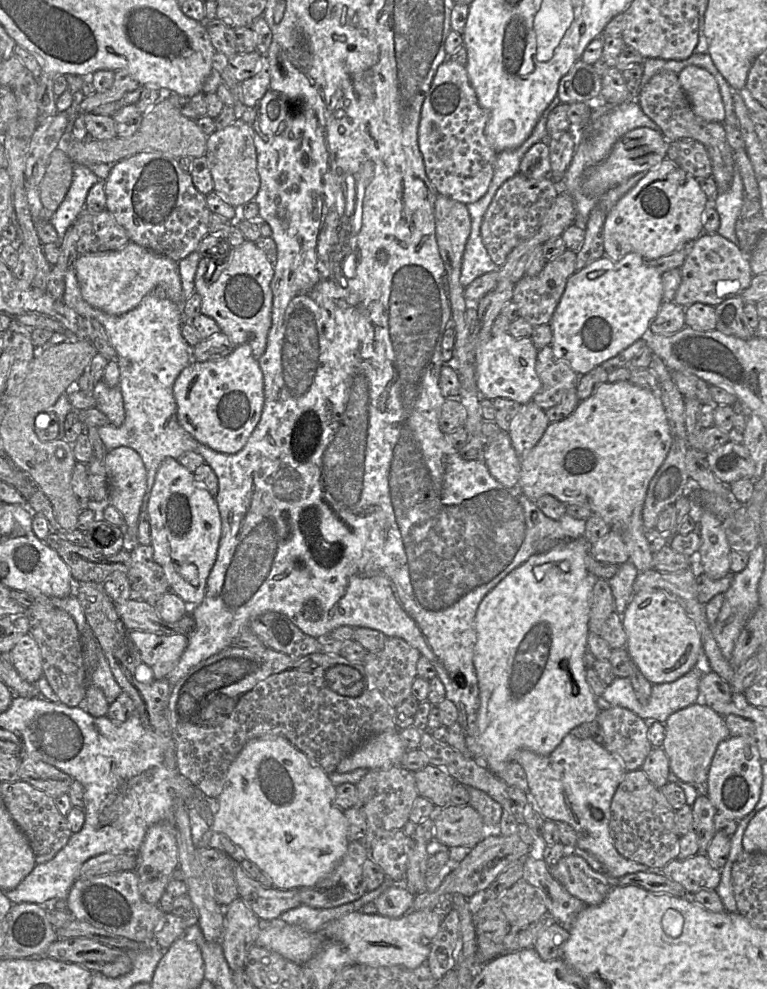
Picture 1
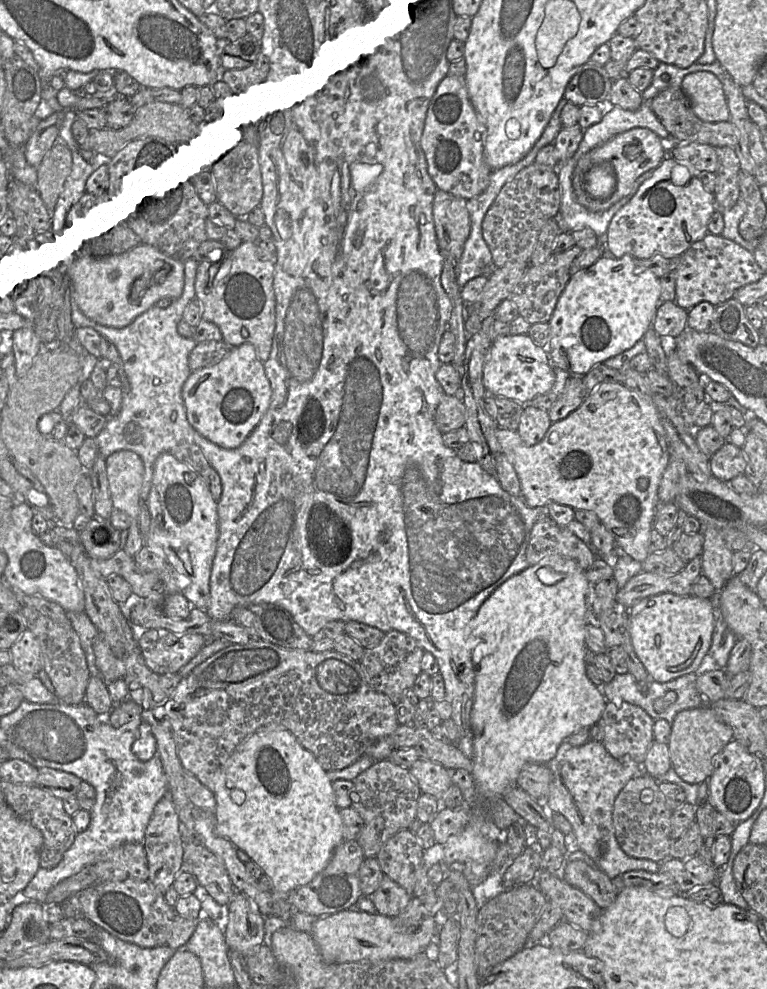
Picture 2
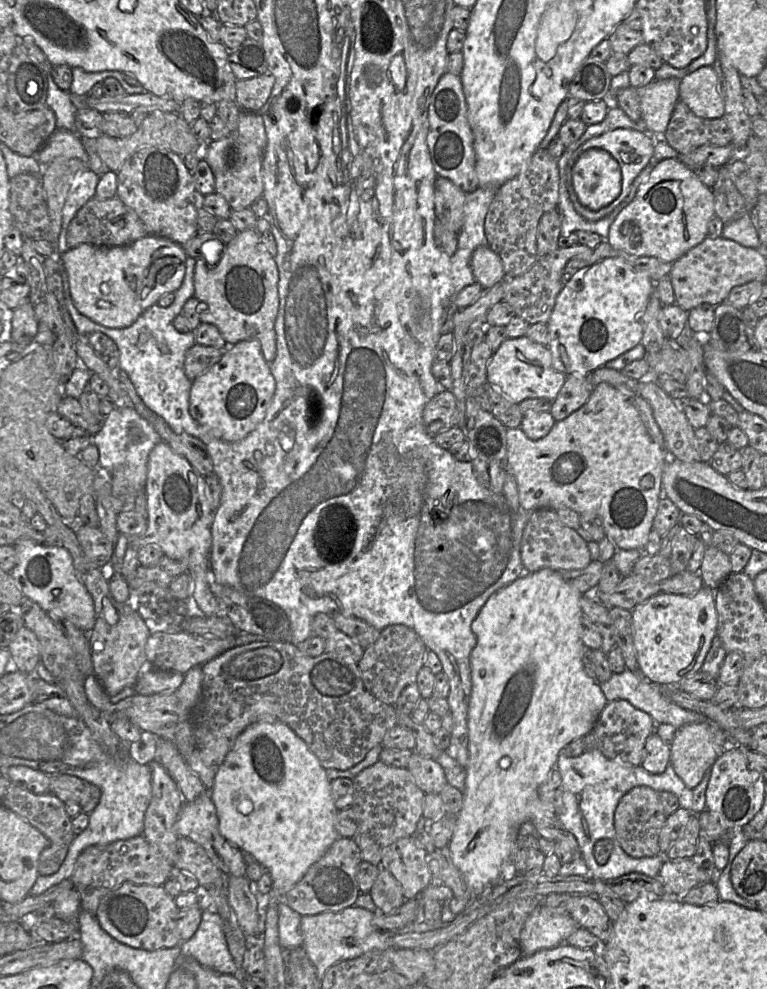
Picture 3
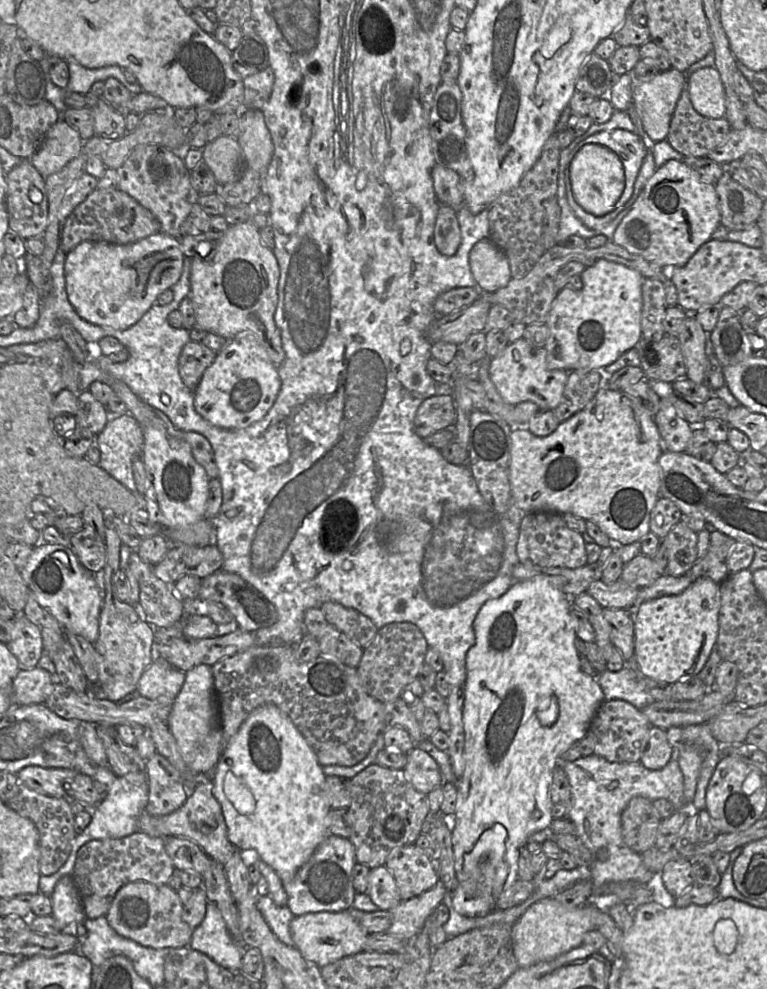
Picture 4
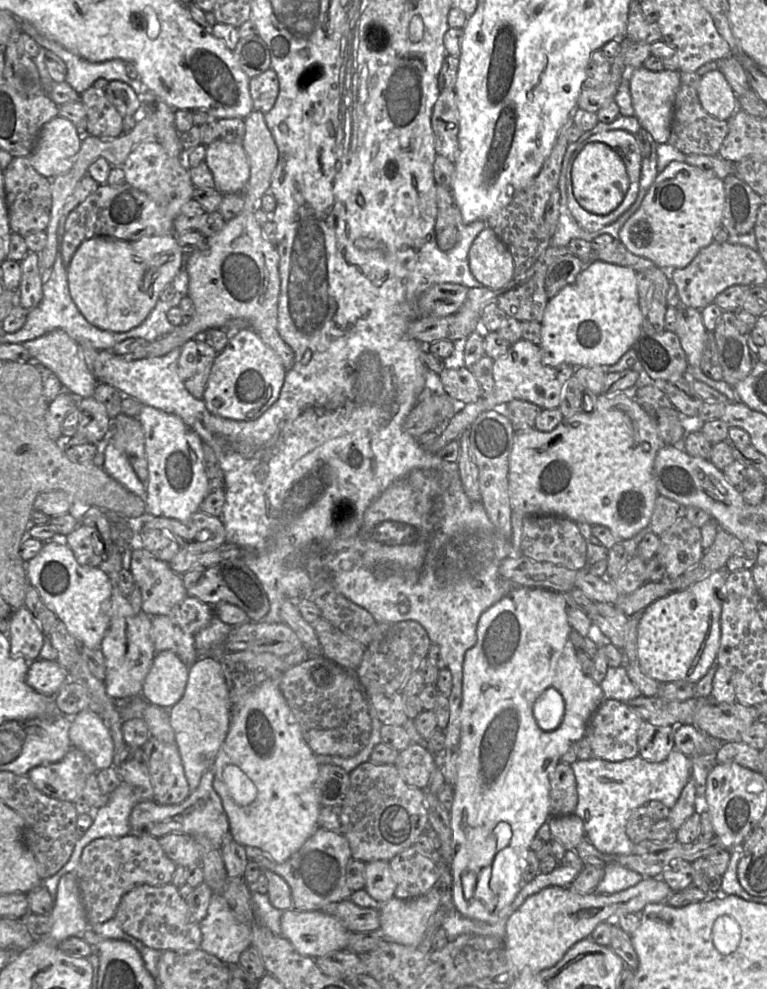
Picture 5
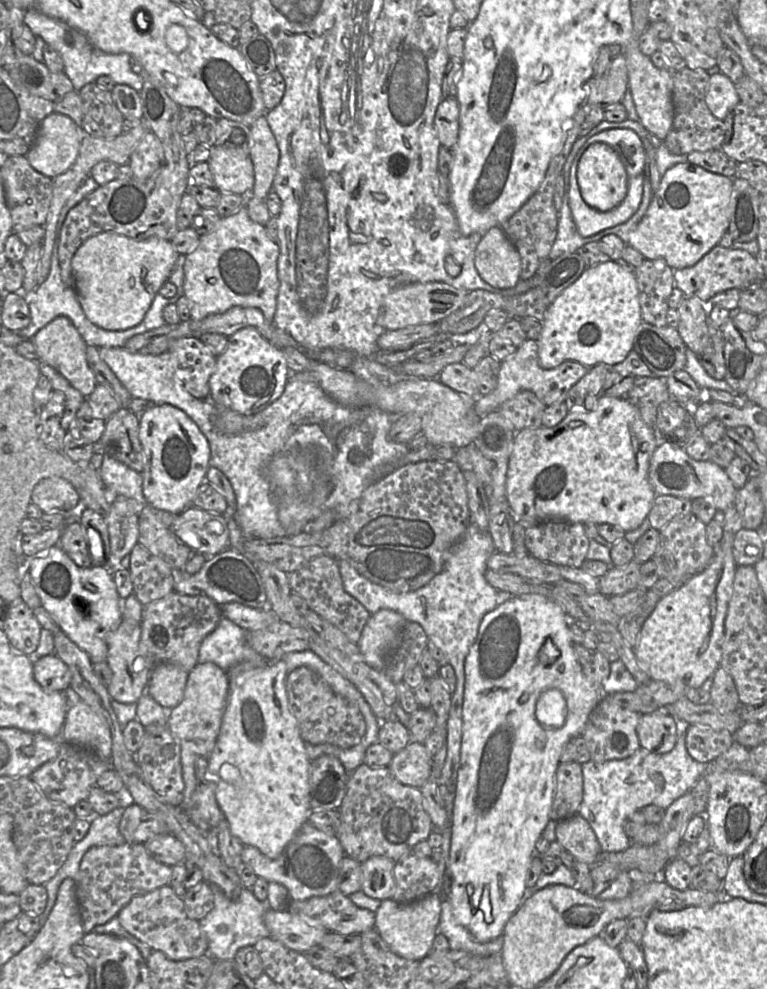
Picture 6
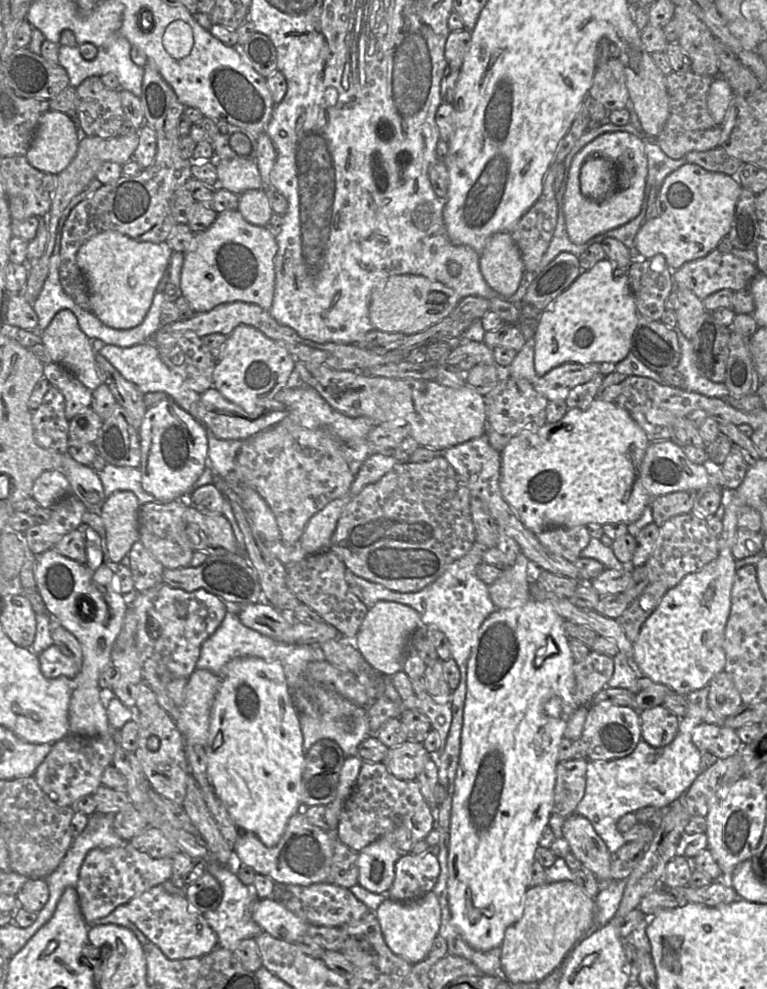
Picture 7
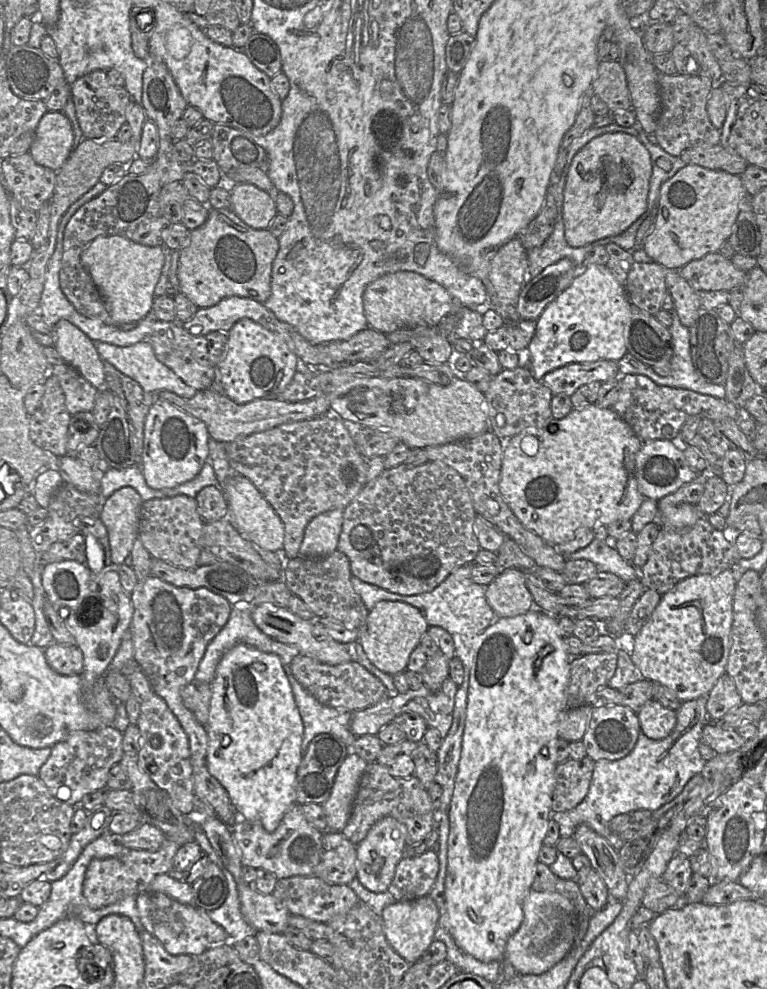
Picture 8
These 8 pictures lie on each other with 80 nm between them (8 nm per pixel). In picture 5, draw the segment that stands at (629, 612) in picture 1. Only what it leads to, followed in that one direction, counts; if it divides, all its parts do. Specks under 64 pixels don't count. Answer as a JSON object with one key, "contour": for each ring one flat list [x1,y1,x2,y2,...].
{"contour":[[720,568,689,587,673,591,651,603,638,624,637,656,641,670,660,683,697,683,716,663,721,639,720,590,730,571]]}

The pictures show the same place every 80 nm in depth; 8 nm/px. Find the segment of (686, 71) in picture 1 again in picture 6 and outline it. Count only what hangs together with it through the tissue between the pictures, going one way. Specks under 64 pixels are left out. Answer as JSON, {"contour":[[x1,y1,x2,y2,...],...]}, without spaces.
{"contour":[[719,72,710,75,705,102,712,115,724,121,740,100,735,84]]}

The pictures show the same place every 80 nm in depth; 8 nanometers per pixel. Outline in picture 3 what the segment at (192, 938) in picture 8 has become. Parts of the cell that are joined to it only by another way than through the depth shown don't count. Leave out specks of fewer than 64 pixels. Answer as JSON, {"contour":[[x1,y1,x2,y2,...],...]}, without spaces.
{"contour":[[124,882,101,900,95,916,101,927,121,943,145,950,159,950,181,944,176,926,178,912,175,898,166,892,163,885]]}

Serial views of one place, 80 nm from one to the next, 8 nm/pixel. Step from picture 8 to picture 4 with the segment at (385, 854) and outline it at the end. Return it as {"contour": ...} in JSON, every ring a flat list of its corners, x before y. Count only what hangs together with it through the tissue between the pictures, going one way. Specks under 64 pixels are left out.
{"contour":[[385,865,370,869,367,893,381,910,391,910,402,901,396,880]]}

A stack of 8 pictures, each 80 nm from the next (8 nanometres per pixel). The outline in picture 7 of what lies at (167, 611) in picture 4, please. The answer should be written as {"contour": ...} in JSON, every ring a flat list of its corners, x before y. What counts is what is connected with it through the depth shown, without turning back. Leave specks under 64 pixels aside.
{"contour":[[138,540,129,552,135,592,143,592,163,583,165,567]]}

